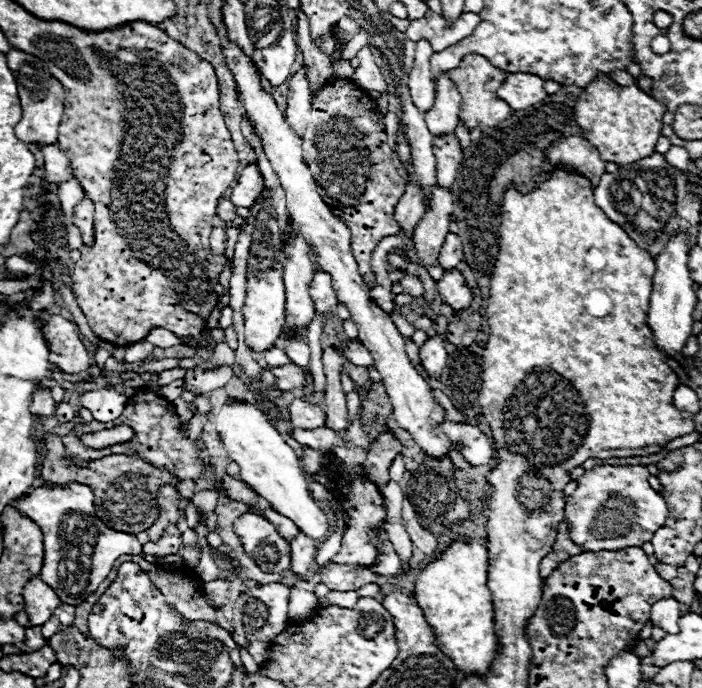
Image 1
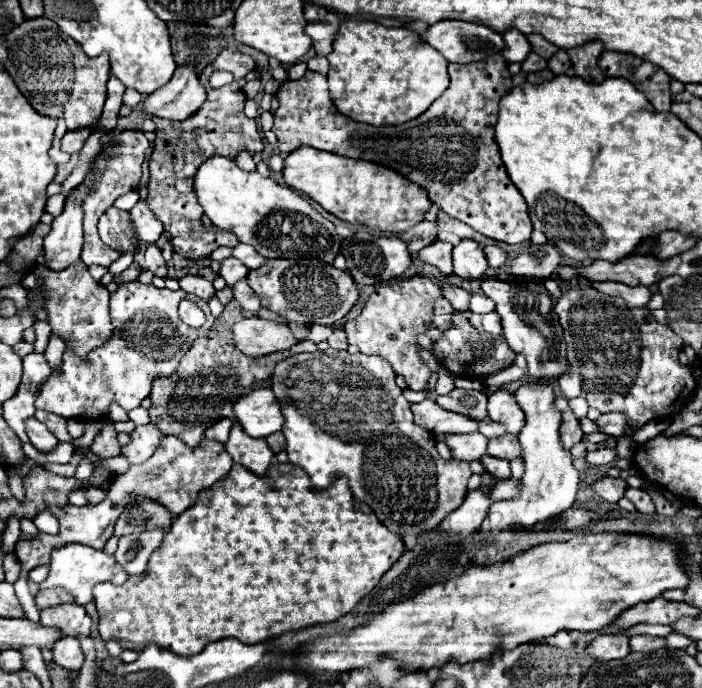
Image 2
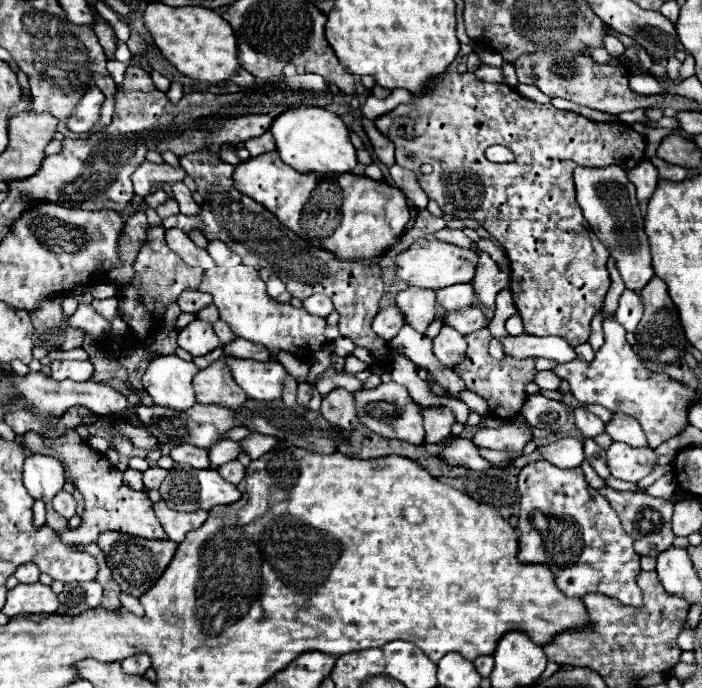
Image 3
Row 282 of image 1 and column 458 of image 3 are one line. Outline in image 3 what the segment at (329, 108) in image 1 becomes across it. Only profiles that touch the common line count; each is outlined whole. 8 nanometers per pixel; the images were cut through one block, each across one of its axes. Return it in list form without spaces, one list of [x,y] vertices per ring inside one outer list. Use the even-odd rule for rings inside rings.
[[[478,330],[466,336],[468,342],[468,354],[466,360],[454,368],[454,372],[466,382],[466,388],[474,394],[478,394],[480,398],[484,398],[488,402],[490,408],[490,416],[492,418],[500,418],[500,420],[510,420],[516,418],[520,414],[520,408],[524,406],[526,400],[526,392],[524,386],[528,382],[534,380],[534,360],[512,360],[512,358],[504,358],[504,360],[494,360],[488,354],[488,330]]]

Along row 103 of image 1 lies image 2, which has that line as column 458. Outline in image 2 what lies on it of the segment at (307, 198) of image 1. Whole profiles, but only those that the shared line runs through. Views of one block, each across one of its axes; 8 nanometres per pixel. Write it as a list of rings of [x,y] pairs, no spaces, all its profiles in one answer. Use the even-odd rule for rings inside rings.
[[[460,240],[454,246],[454,274],[462,278],[480,278],[488,268],[484,250],[474,240]]]

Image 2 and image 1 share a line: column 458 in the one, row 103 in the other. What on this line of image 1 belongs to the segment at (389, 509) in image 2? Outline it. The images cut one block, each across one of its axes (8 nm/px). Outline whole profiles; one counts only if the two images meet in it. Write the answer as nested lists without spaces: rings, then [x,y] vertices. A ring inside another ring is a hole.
[[[468,54],[464,56],[462,64],[454,70],[448,72],[450,80],[454,82],[454,86],[458,88],[460,96],[462,96],[462,104],[460,104],[460,120],[472,130],[472,128],[494,128],[498,126],[502,120],[506,120],[512,110],[508,108],[506,102],[494,98],[494,92],[500,88],[500,84],[506,78],[506,72],[492,66],[484,56],[478,54]]]

